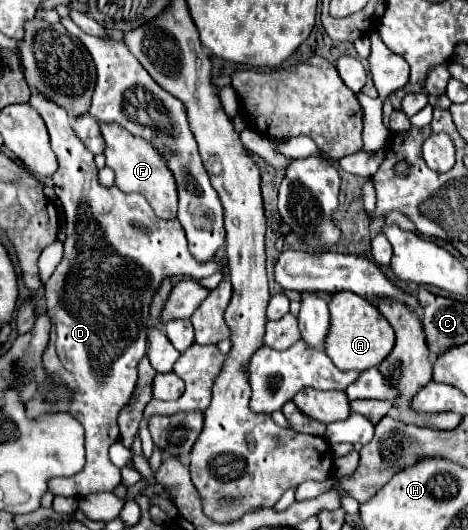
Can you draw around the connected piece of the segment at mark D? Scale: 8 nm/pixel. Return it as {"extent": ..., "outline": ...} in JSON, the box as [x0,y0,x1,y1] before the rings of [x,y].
{"extent":[26,91,223,497],"outline":[[[37,91],[31,93],[29,103],[43,117],[51,135],[51,147],[59,159],[59,169],[53,175],[53,185],[59,201],[63,203],[67,219],[63,261],[57,265],[55,273],[45,283],[47,313],[51,318],[50,340],[45,350],[45,369],[51,373],[51,377],[55,377],[55,381],[69,387],[73,391],[73,397],[51,403],[45,401],[42,394],[37,391],[35,397],[26,404],[26,414],[28,418],[35,419],[47,412],[67,412],[85,427],[85,467],[73,477],[55,477],[49,483],[49,491],[53,495],[85,497],[91,493],[113,491],[121,483],[119,469],[109,461],[109,447],[119,439],[117,415],[129,401],[137,383],[137,363],[141,361],[147,349],[149,307],[155,291],[167,277],[189,275],[193,279],[205,279],[221,271],[223,265],[215,259],[207,263],[197,263],[197,259],[189,253],[181,223],[177,219],[159,219],[143,195],[129,195],[119,191],[117,187],[103,187],[97,179],[99,169],[95,167],[93,155],[75,135],[71,119],[67,111],[63,111],[63,107],[51,103],[49,99],[43,99],[43,95],[39,95]]]}

